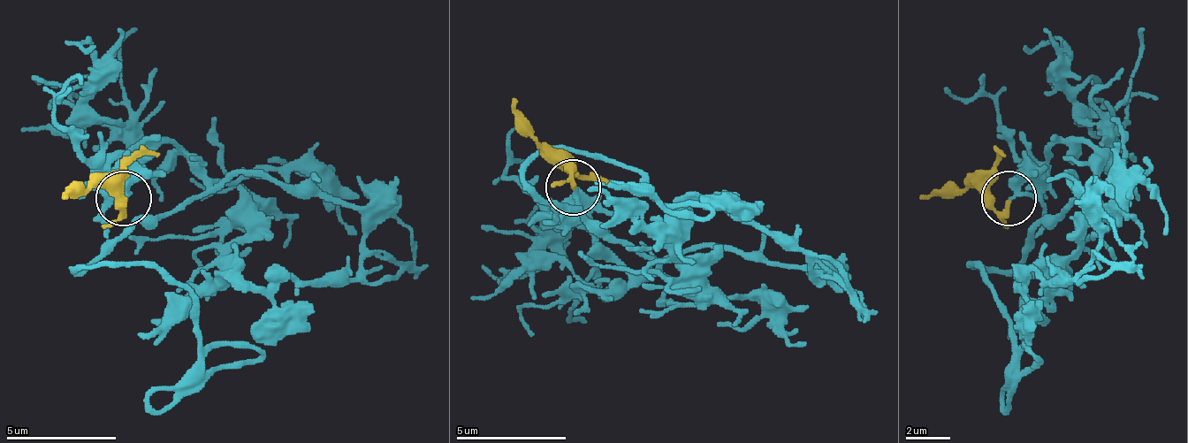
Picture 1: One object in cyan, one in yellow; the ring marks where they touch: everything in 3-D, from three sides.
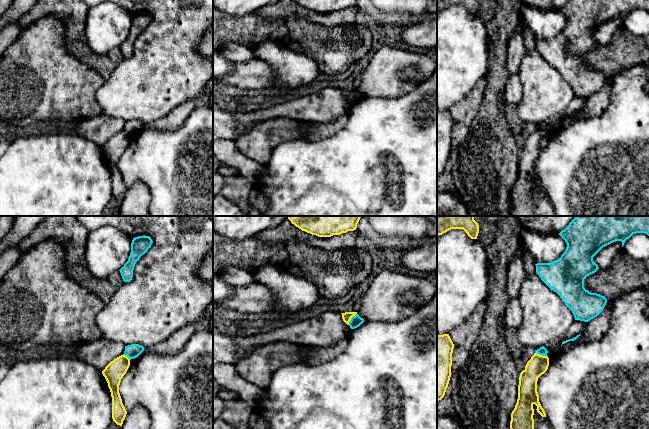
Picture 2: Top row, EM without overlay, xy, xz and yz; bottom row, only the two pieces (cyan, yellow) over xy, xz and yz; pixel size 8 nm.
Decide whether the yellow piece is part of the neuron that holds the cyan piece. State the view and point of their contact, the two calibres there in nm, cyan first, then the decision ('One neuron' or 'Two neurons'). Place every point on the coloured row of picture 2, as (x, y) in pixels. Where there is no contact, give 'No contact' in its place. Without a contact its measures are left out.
Touches cyan at xz (351, 319). Thickness 90 nm (cyan) against 70 nm. Two neurons

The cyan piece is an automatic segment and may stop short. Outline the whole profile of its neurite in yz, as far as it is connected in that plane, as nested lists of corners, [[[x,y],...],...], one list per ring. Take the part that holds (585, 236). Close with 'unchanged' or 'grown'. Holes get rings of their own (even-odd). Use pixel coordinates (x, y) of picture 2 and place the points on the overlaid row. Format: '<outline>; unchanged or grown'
[[[576,216],[559,235],[567,247],[561,257],[551,263],[537,263],[536,273],[541,280],[556,292],[572,311],[575,320],[588,322],[604,309],[607,299],[584,288],[584,279],[595,273],[599,267],[593,257],[605,246],[621,241],[622,247],[633,234],[645,233],[649,236],[649,216]]]; unchanged

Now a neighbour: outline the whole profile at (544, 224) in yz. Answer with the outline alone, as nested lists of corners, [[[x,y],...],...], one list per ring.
[[[516,216],[523,228],[543,234],[560,233],[577,216]]]

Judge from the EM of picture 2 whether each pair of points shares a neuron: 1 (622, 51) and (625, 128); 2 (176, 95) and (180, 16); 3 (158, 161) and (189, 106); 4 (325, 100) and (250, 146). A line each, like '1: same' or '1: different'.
1: different
2: same
3: different
4: different

